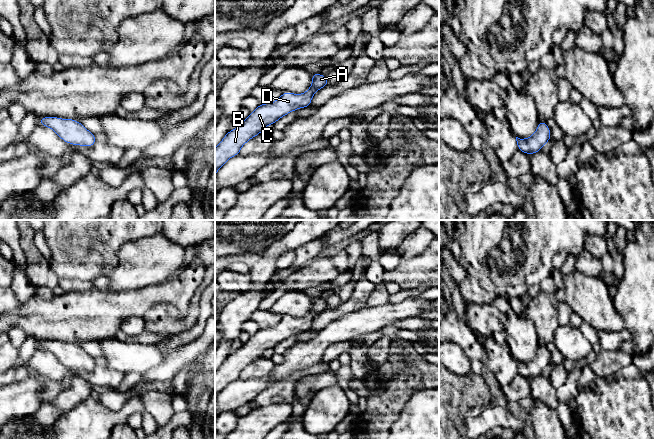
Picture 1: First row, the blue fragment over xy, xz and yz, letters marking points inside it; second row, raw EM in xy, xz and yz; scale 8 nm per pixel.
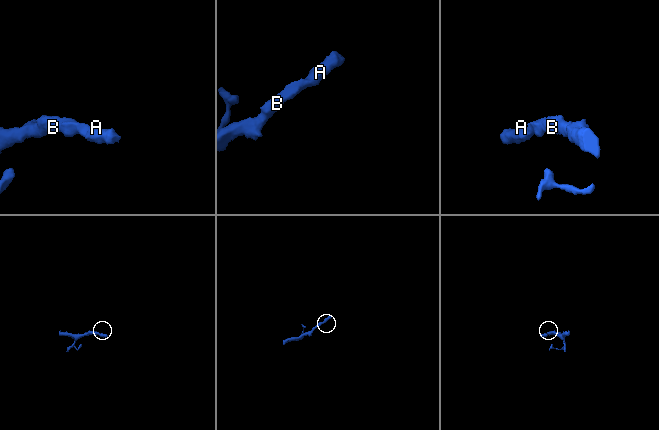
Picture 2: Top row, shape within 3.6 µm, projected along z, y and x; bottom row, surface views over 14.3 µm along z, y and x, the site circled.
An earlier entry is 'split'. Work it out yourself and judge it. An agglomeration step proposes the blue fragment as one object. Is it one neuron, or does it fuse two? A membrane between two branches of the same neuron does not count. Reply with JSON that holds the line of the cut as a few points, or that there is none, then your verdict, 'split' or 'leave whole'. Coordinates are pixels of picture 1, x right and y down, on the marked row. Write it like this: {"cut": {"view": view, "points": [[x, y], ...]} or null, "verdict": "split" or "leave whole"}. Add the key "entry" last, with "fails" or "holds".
{"cut": null, "verdict": "leave whole", "entry": "fails"}

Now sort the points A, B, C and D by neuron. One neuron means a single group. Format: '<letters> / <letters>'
A B C D

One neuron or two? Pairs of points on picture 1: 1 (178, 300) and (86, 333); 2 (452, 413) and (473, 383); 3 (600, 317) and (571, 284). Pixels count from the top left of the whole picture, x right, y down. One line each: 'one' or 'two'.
1: one
2: one
3: one

